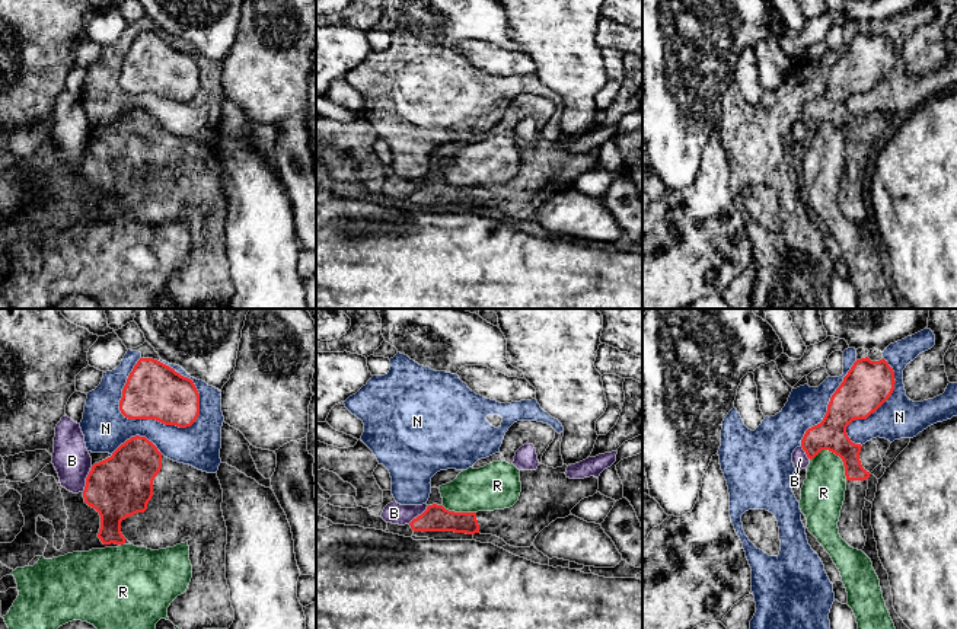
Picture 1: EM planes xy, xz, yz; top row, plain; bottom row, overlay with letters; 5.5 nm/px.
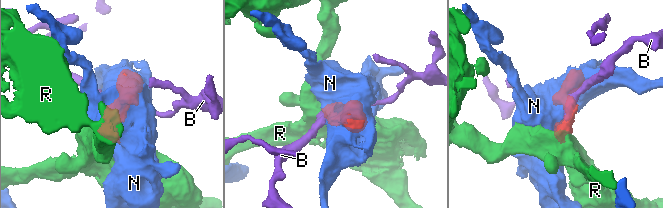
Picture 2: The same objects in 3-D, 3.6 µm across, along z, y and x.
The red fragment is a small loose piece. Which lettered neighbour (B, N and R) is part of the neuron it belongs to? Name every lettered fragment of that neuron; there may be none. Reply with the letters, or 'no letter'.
no letter

